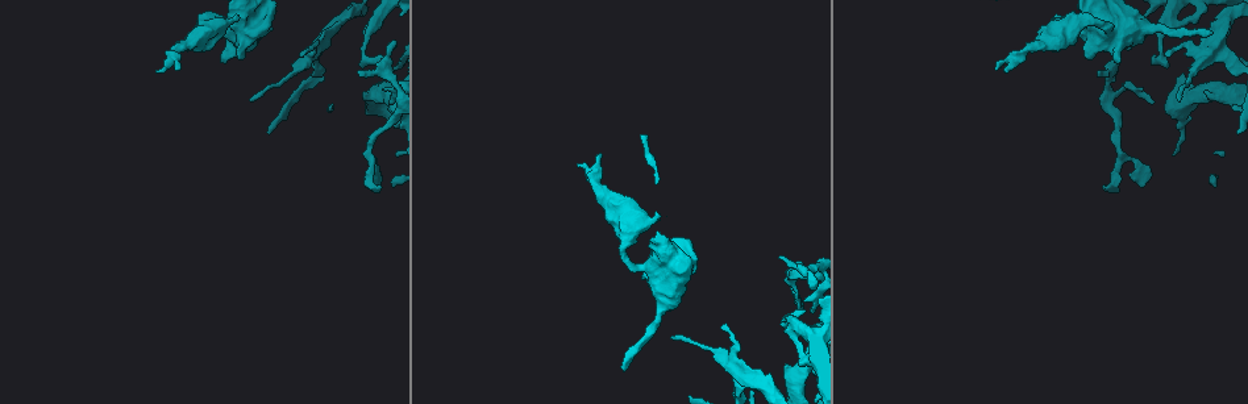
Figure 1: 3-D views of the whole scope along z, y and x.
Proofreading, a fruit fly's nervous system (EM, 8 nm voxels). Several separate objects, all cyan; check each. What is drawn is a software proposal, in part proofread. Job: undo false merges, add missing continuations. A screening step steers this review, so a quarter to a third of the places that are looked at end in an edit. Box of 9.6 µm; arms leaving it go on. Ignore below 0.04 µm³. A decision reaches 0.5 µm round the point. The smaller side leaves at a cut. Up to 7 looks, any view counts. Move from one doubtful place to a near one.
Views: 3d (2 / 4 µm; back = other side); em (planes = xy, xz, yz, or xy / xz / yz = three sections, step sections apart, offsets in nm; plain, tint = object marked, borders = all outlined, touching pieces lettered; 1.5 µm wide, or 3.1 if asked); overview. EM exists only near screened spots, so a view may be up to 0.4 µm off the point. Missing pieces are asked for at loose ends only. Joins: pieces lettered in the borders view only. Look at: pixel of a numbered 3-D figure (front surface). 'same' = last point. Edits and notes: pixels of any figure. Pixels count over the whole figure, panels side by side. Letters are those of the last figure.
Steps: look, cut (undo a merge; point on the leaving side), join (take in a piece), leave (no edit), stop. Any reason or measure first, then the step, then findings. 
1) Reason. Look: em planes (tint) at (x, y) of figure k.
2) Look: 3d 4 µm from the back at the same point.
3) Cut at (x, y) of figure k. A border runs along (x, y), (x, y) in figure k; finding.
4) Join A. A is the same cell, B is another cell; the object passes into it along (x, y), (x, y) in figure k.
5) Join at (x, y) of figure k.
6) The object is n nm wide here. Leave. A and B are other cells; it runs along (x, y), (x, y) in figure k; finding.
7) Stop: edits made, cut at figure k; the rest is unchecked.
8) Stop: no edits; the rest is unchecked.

Branch stops here. Look: em xy step 4 (borders) at (1209, 36) of figure 1.

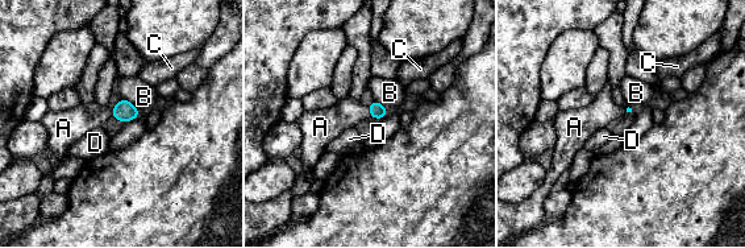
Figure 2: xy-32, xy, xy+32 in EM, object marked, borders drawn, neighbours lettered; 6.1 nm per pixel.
Look: em yz step 4 (borders) at the same point.

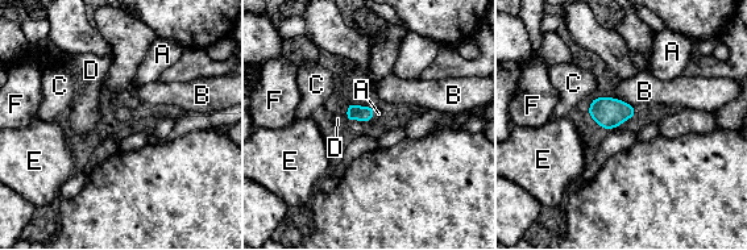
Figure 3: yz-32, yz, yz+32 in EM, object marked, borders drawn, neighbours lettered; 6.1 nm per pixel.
The longest contact is with D, 130 nm. Join A. A is the same cell, B, C, D, E and F are other cells; the object passes into it along (365, 113), (373, 113), (378, 113) in figure 3; the neuron continues.

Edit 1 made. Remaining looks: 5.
An open end. Look: 3d 2 µm at (801, 262) of figure 1.

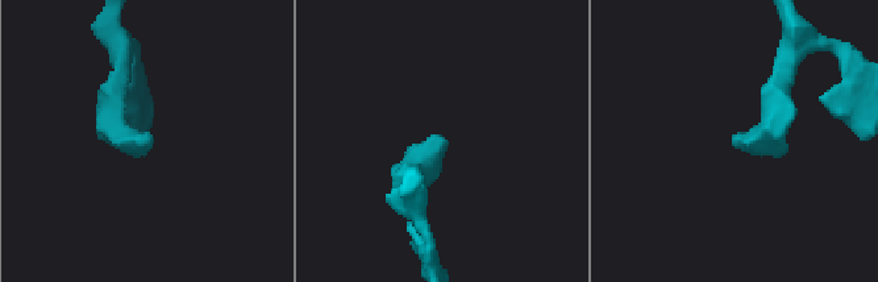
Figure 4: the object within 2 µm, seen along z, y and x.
Shape alone is not enough. Look: em planes (borders) at (141, 147) of figure 4.

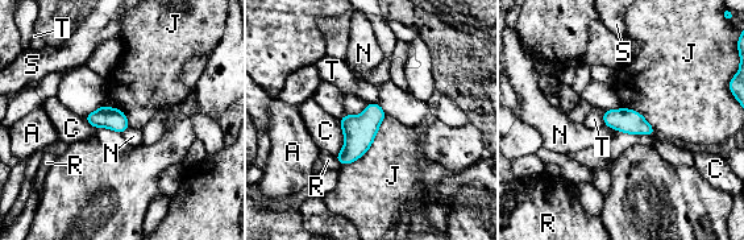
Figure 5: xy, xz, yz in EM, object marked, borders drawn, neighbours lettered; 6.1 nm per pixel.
Leave. A, C, J, N, R, S and T are other cells; a border runs along (385, 115), (372, 145), (341, 165) in figure 5; none of them fits.

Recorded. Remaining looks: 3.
Tapers out. Look: em planes (plain) at (781, 259) of figure 1.

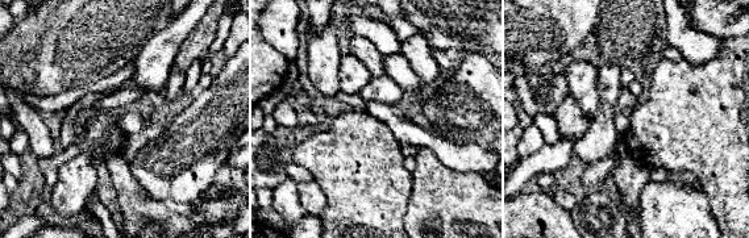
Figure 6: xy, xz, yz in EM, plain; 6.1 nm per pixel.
See the neighbours. Look: em planes (borders) at the same point.

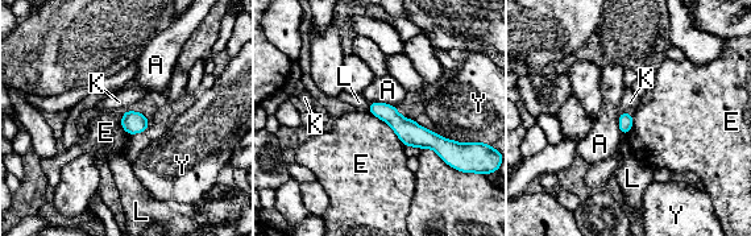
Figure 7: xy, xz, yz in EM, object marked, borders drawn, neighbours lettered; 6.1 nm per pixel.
The longest contact is with E, 300 nm. Leave. A, E, K, L and Y are other cells; a border runs along (369, 111), (382, 119), (405, 145) in figure 7; none of them fits.

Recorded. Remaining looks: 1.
Stop: edits made, join at figure 3; the rest is unchecked.

